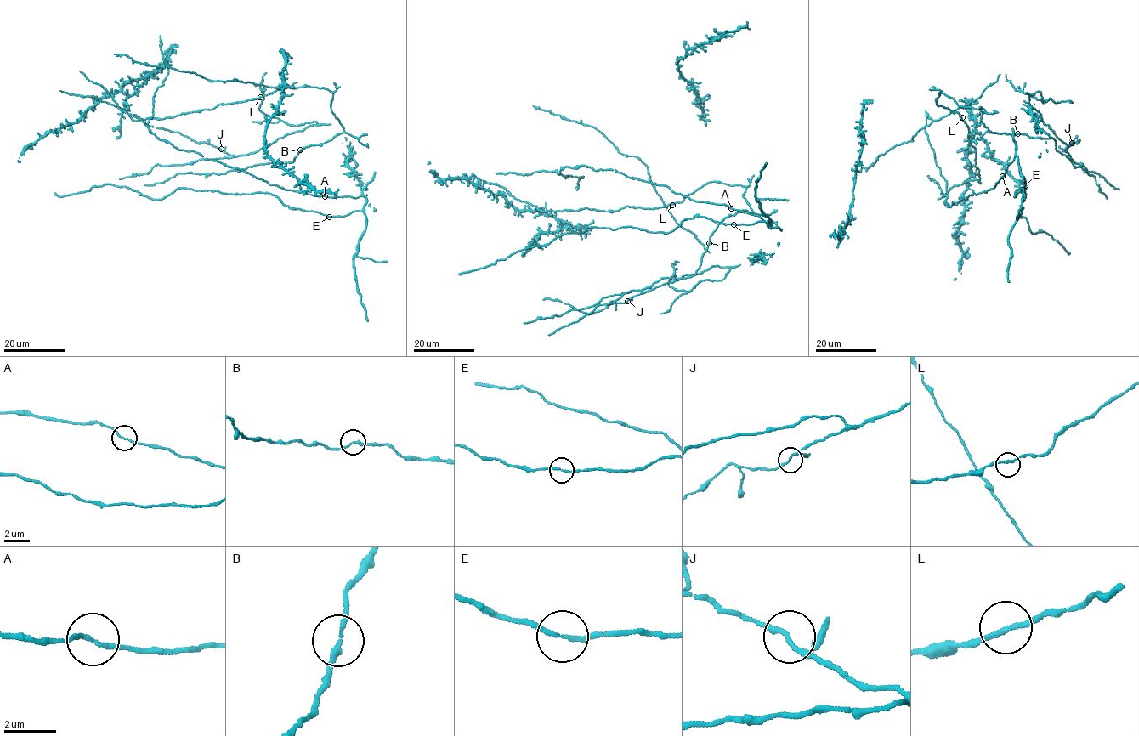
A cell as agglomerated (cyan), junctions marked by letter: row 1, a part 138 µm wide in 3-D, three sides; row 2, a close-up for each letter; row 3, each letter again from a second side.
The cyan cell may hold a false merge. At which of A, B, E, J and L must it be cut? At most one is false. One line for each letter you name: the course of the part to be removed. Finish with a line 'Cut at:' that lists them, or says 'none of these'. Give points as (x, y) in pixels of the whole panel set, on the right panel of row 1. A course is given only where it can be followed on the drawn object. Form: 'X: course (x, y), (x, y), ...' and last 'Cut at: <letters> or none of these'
Cut at: none of these

